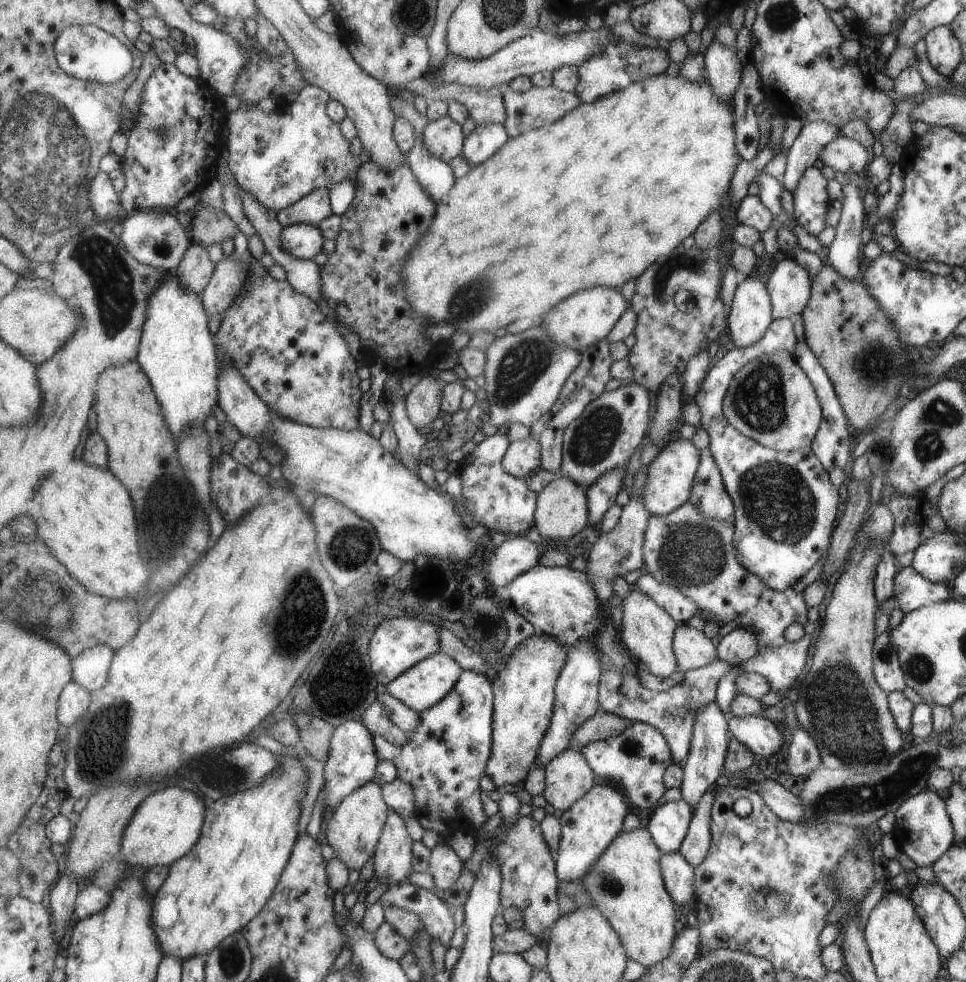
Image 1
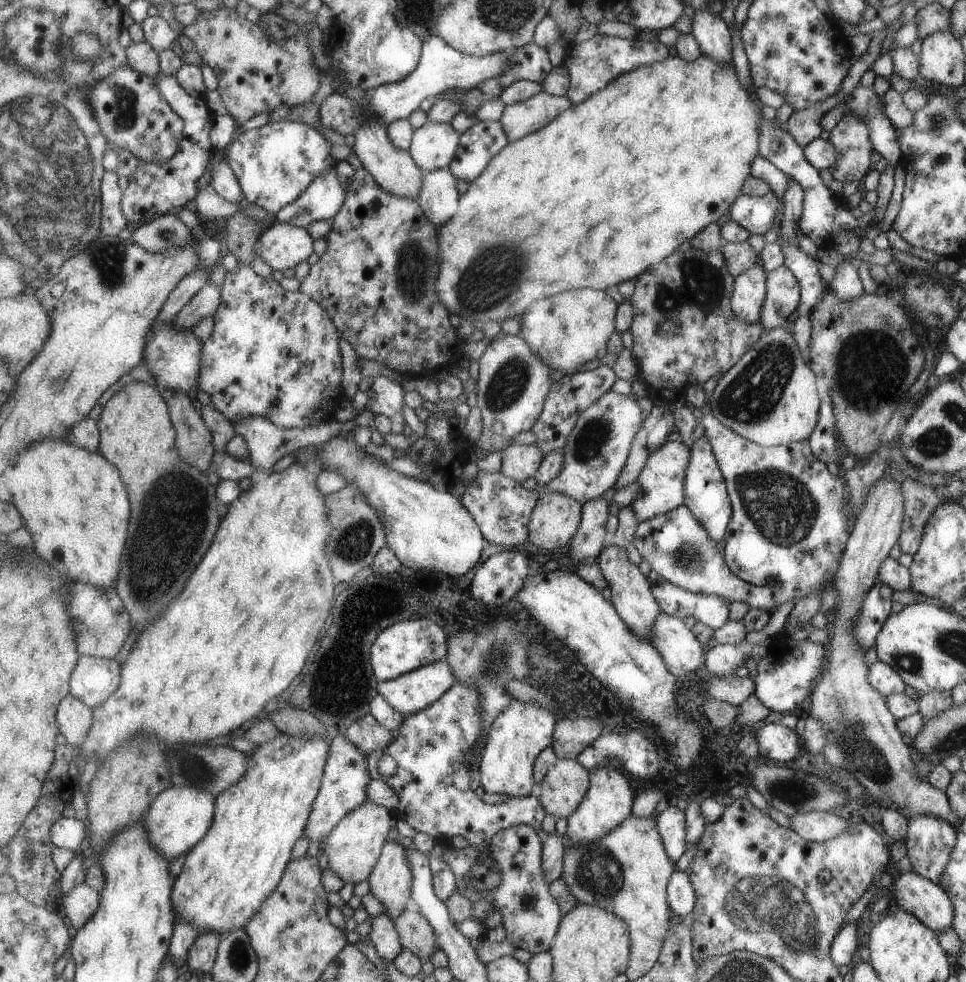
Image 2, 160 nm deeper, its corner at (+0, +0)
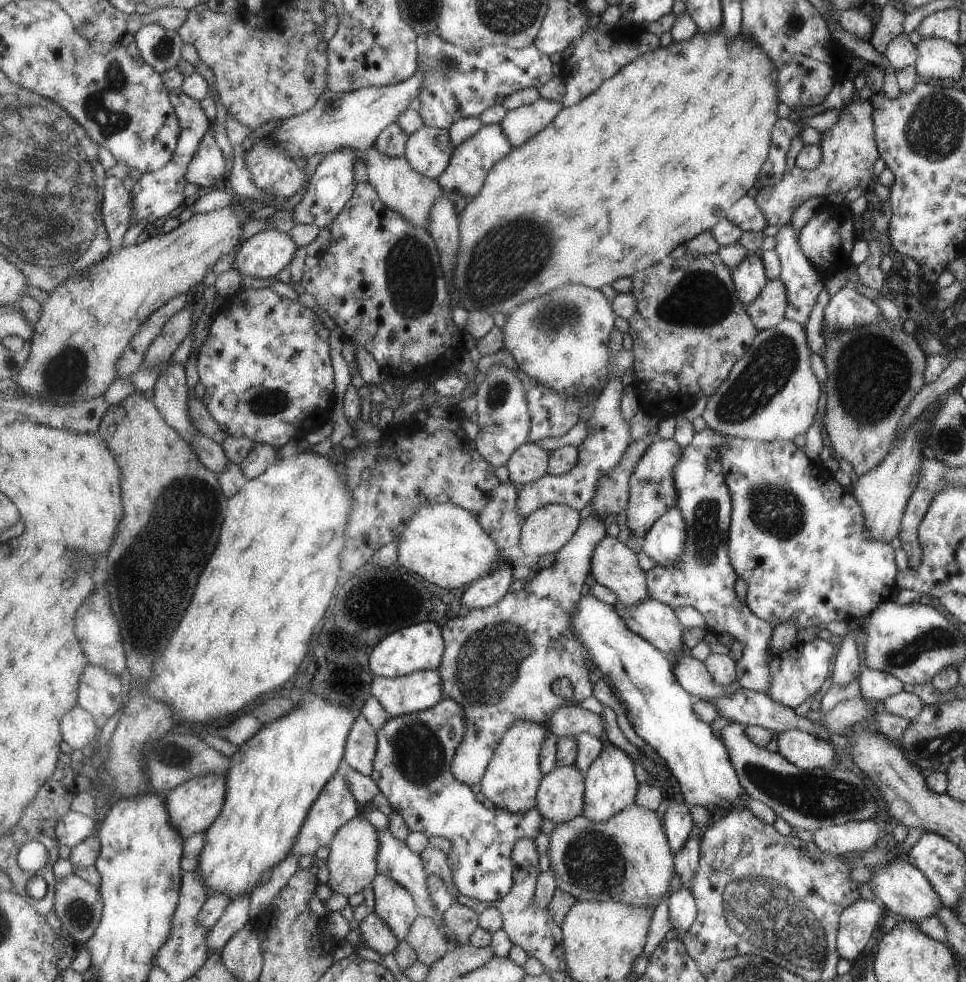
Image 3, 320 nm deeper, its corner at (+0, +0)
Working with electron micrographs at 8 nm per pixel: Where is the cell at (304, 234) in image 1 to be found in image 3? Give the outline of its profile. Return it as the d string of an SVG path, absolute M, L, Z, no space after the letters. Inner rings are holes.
M268 227L239 246L232 266L242 277L275 279L289 266L297 248L298 244L289 233Z

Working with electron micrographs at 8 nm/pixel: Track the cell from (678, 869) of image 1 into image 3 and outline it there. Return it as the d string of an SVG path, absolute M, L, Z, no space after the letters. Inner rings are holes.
M685 886L681 890L671 892L669 901L669 919L671 928L684 935L693 926L698 915L698 902L691 889Z

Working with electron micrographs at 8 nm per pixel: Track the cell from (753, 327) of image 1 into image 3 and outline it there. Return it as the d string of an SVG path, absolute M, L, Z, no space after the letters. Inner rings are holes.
M760 252L751 253L733 270L739 298L749 306L768 283L766 266Z

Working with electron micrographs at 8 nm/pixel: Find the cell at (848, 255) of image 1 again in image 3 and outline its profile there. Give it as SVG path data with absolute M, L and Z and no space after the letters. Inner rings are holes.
M848 284L829 298L822 313L822 328L831 333L874 325L880 318L877 304Z

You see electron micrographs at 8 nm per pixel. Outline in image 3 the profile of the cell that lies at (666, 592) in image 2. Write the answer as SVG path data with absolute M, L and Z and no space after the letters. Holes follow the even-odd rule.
M707 426L696 433L693 442L684 448L682 460L678 462L674 470L676 486L678 488L678 507L686 518L688 539L686 552L682 554L682 560L677 565L664 567L657 565L650 571L646 571L650 596L660 600L673 608L692 606L705 616L707 629L713 634L727 632L734 640L741 641L744 647L744 655L736 662L738 682L745 689L751 689L766 695L771 688L771 656L769 653L773 627L767 620L759 618L747 602L741 602L735 590L737 571L734 569L730 554L728 538L732 525L734 502L731 496L730 486L726 483L726 474L723 472L721 447L730 436L713 430Z

